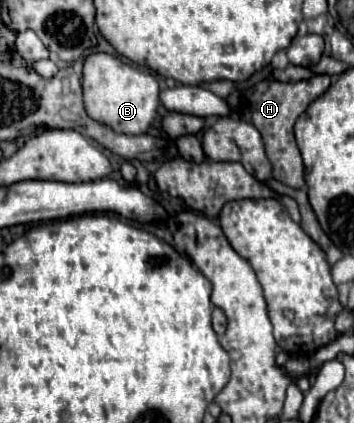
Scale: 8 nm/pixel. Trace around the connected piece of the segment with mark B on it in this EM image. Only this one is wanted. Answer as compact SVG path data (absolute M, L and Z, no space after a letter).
M91 53L83 63L83 103L87 115L117 133L141 135L149 129L159 107L159 83L151 73L125 65L109 53Z

